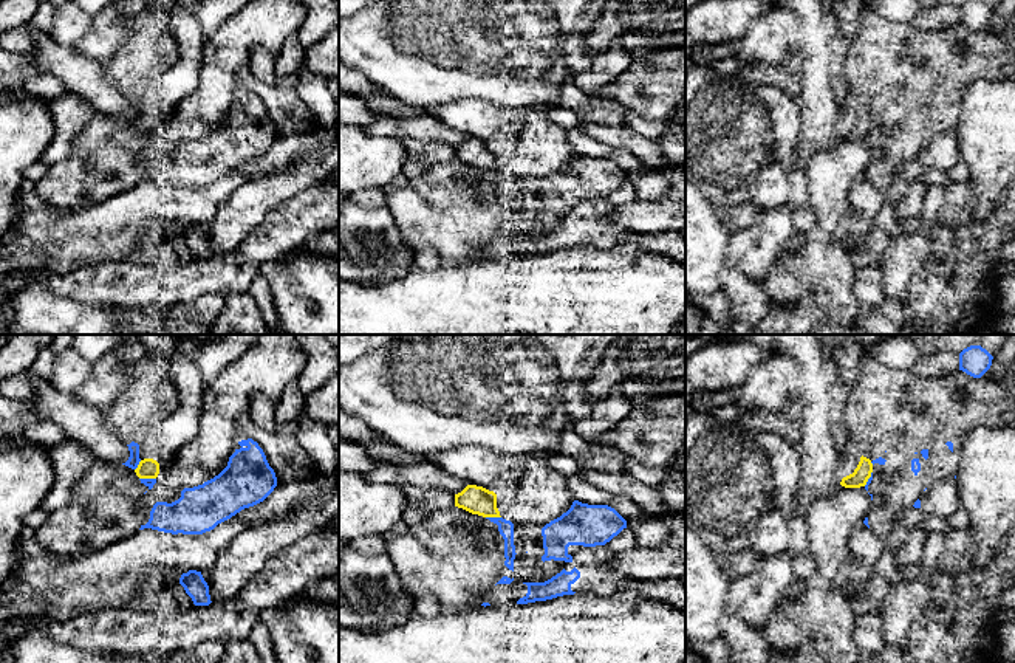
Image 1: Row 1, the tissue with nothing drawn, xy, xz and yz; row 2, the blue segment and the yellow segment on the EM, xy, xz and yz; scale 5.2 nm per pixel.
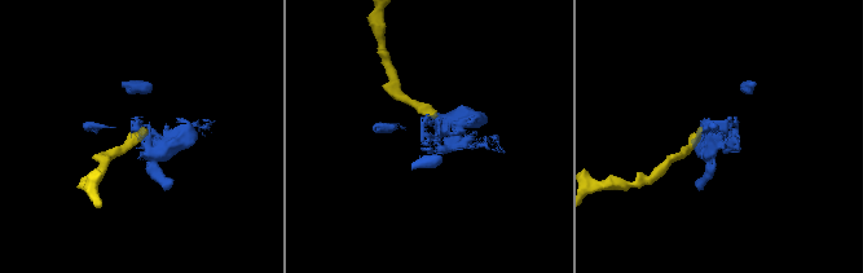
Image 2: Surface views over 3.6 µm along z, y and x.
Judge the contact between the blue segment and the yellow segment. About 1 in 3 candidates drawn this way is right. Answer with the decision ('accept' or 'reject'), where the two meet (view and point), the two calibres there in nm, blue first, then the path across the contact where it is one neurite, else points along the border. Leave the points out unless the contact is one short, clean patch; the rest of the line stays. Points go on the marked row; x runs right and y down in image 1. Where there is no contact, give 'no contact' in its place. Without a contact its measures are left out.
reject; meets blue in xz at (494, 518); 80 nm thick on the blue side, 140 nm on the other

